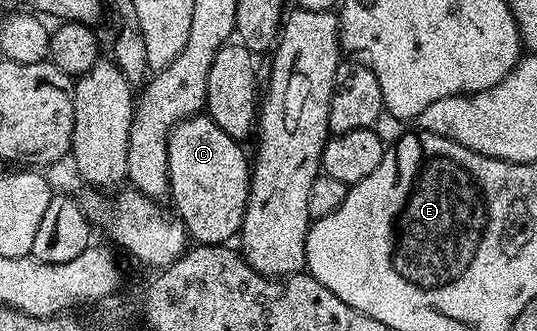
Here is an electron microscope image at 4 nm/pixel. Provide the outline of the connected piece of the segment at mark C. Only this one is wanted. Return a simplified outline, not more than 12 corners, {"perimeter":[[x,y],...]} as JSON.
{"perimeter":[[208,116],[169,134],[172,209],[194,243],[241,233],[251,162]]}

